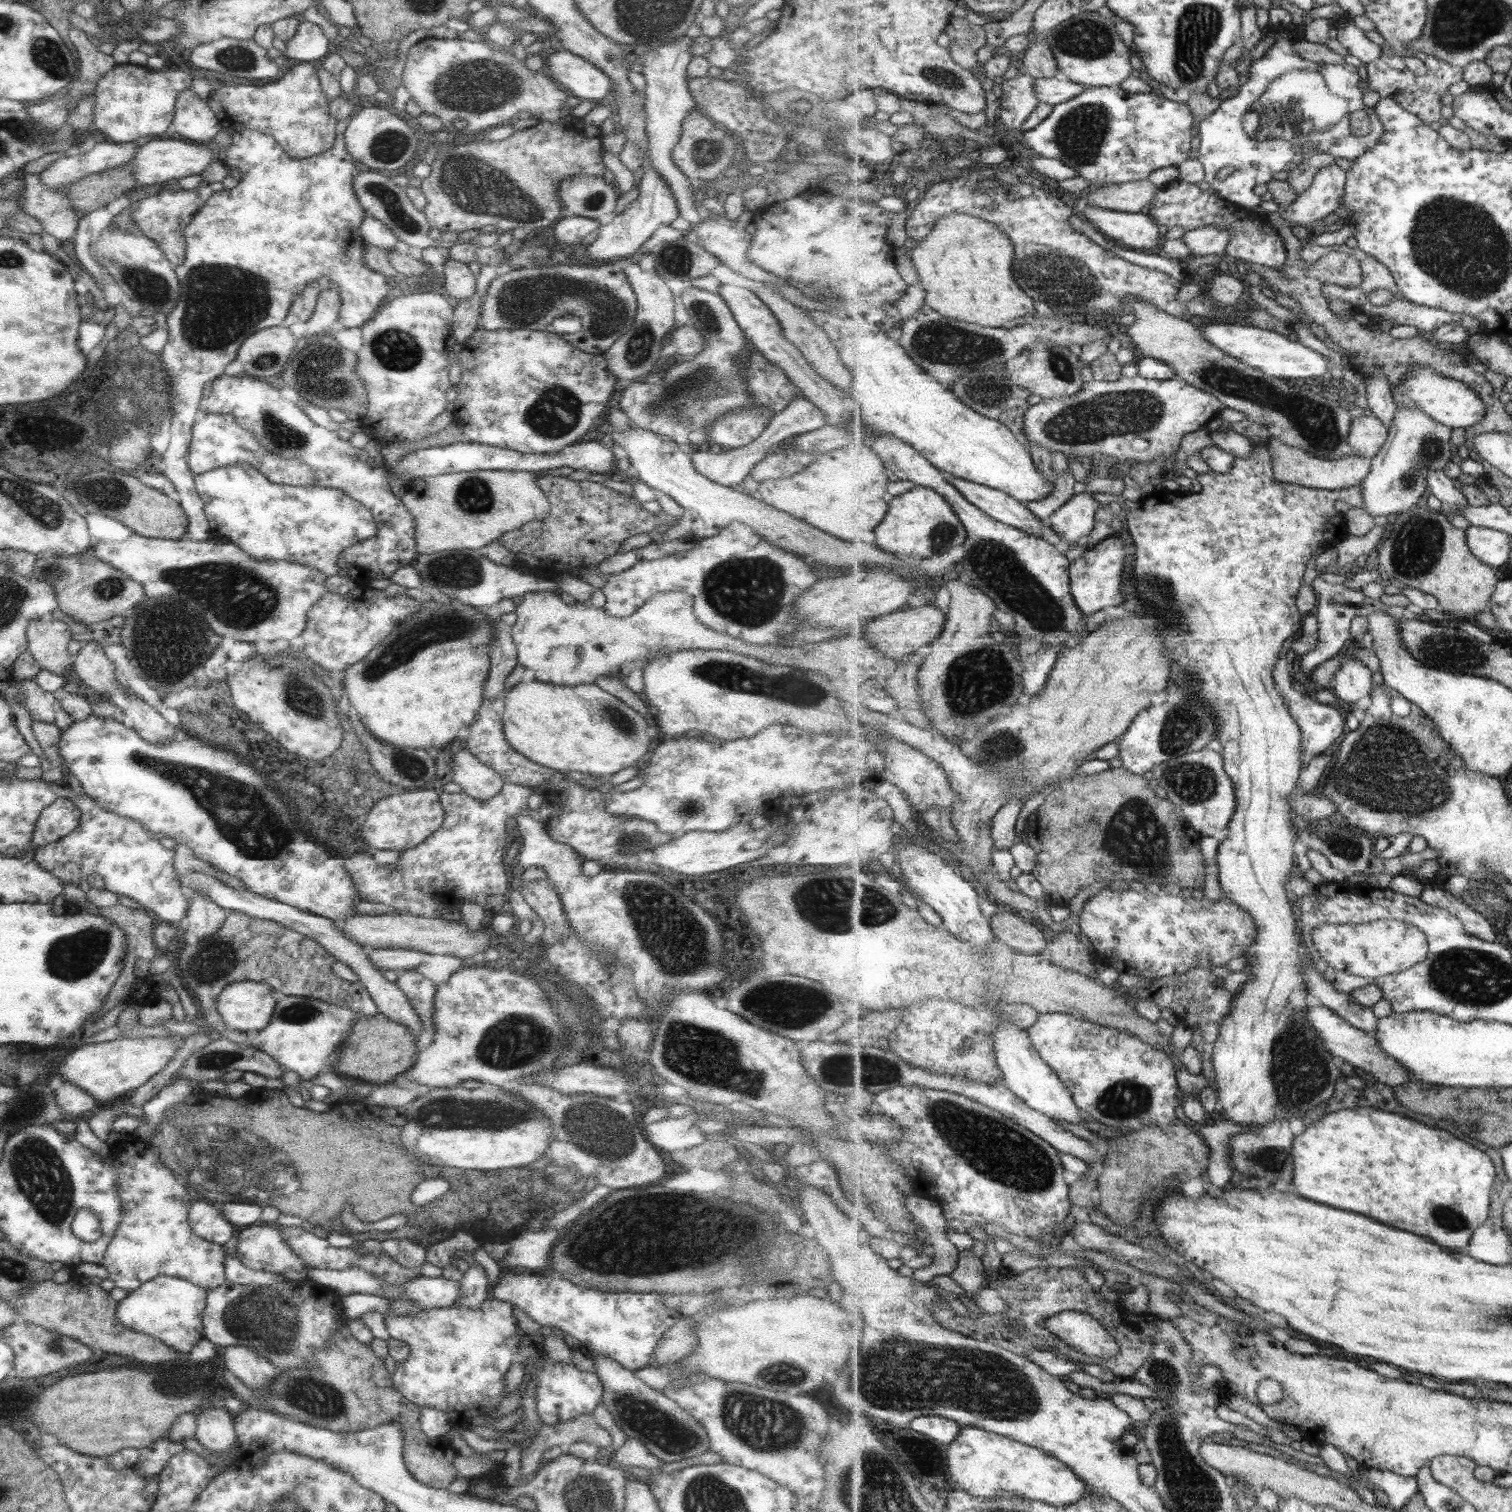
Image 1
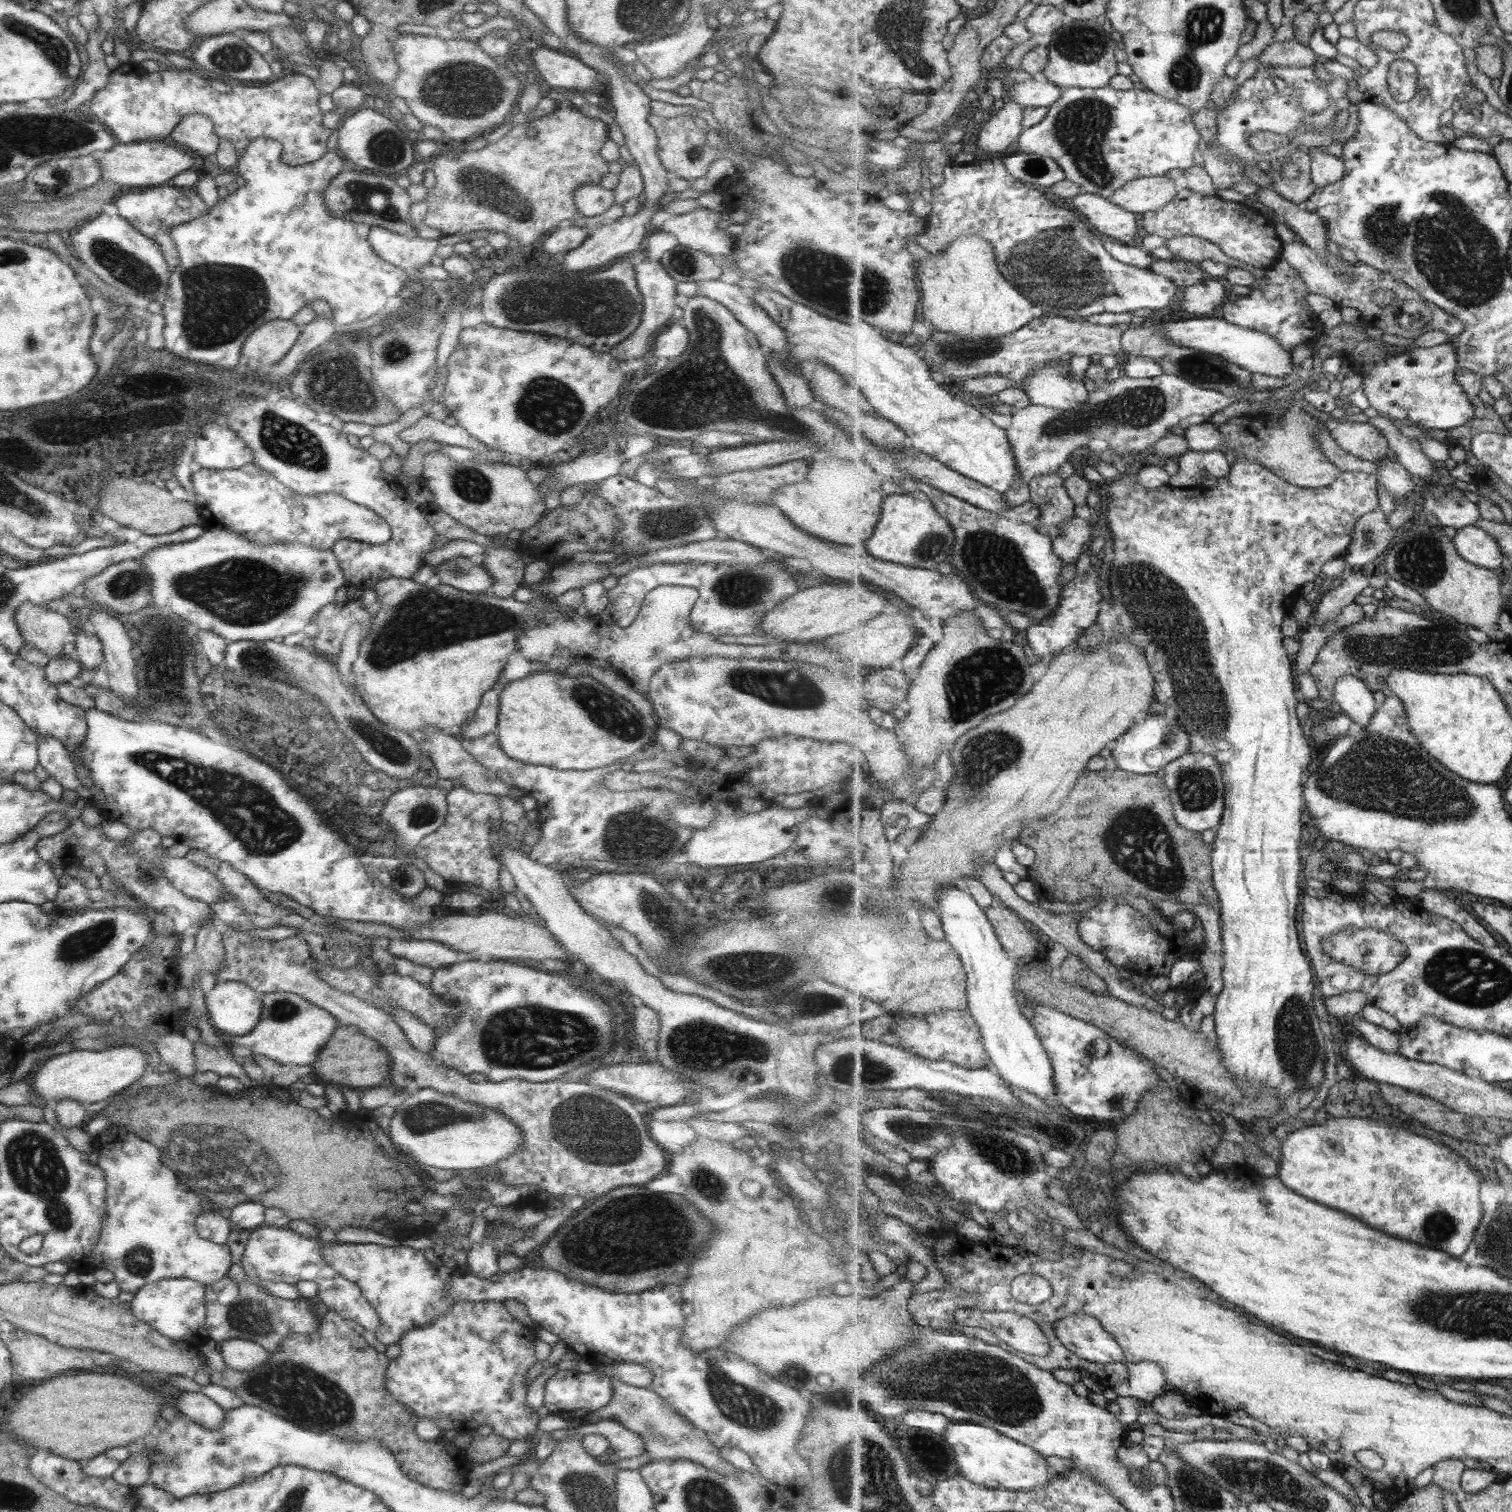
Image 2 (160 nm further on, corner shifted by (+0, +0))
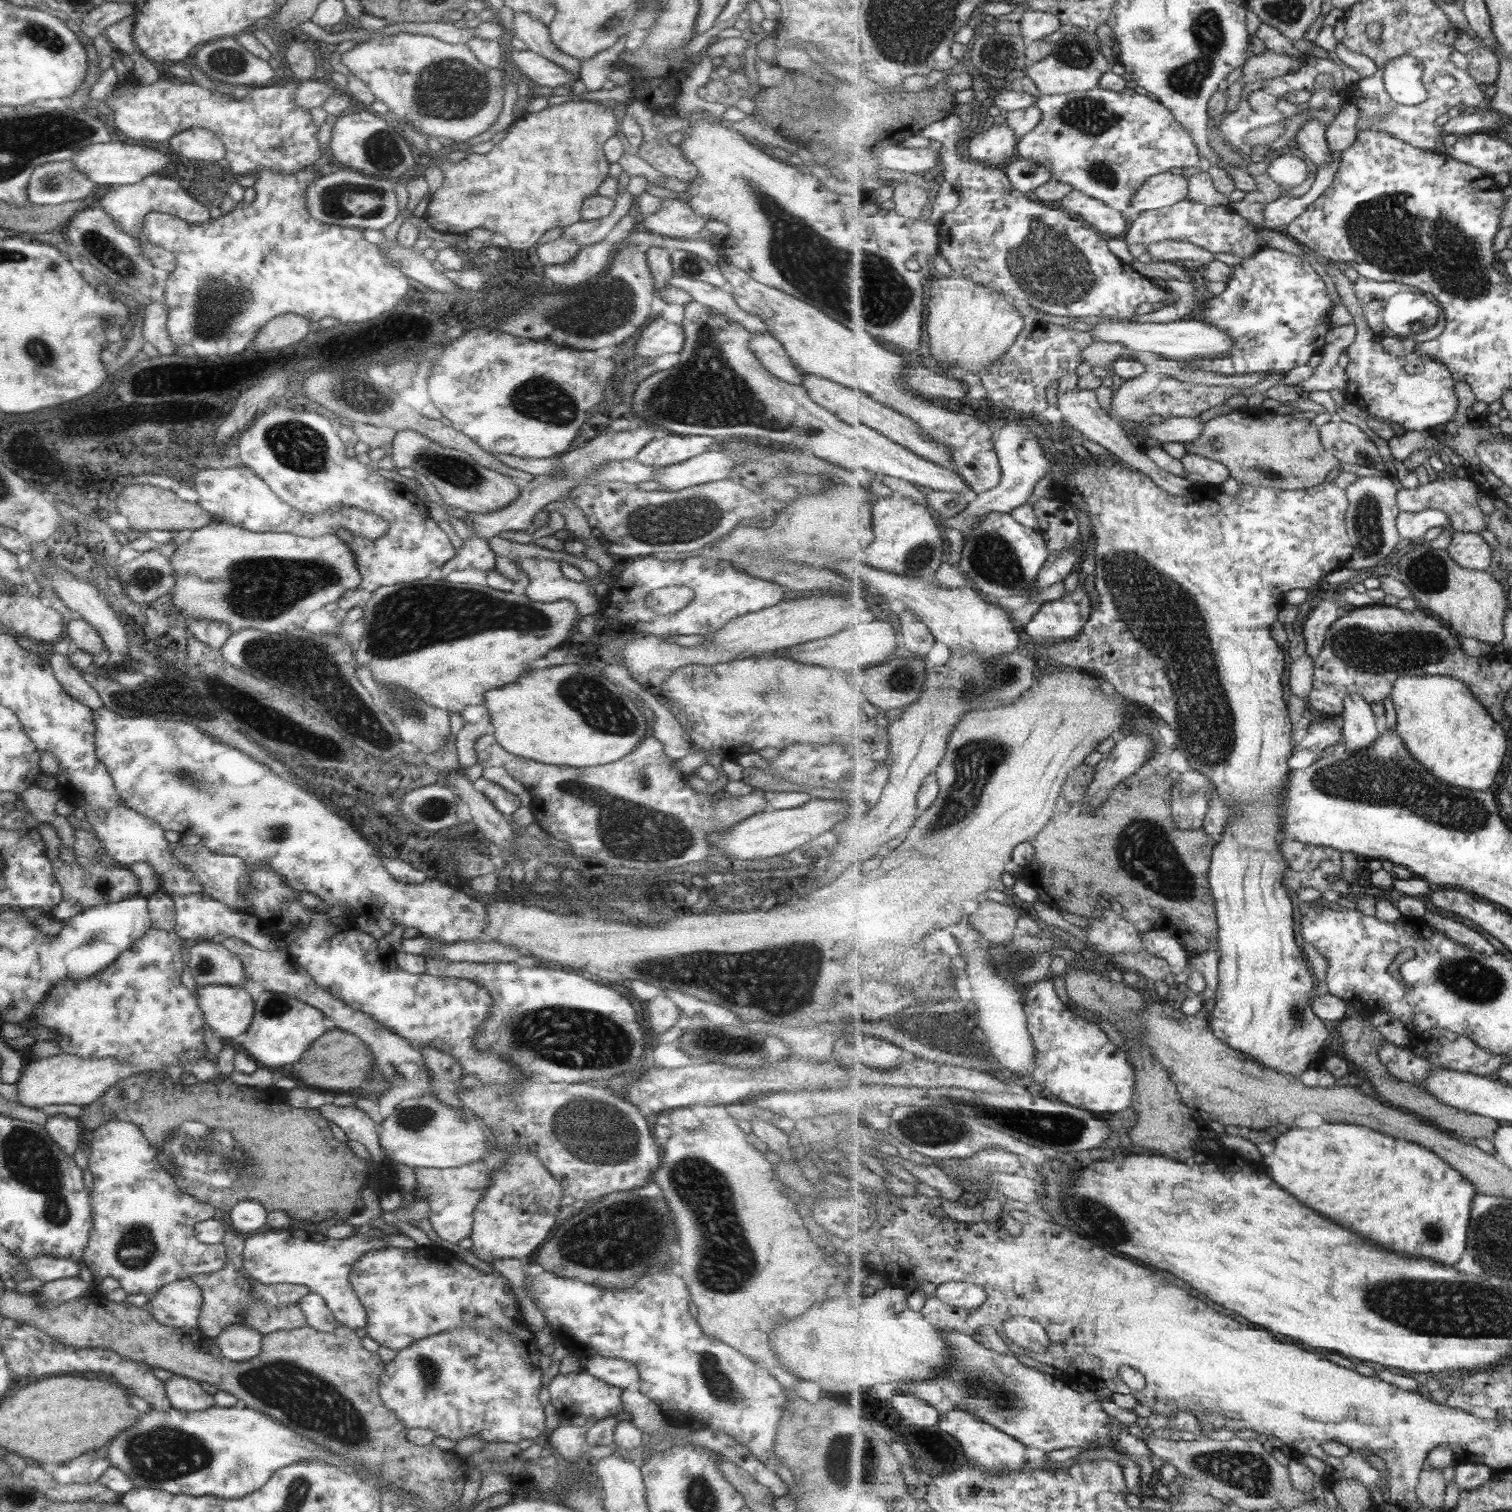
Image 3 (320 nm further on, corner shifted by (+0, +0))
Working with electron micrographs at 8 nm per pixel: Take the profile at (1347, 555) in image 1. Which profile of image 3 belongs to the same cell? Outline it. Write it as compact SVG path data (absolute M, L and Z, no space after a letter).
M1463 474L1452 475L1448 478L1440 478L1420 487L1419 490L1409 491L1401 489L1397 494L1397 506L1400 512L1424 512L1425 510L1441 510L1449 515L1452 531L1481 532L1488 530L1488 516L1483 514L1477 494L1478 485L1471 477Z

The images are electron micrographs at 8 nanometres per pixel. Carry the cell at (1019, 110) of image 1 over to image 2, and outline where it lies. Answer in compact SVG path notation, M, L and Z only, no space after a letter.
M1011 100L997 111L989 120L982 122L976 141L978 150L975 152L959 151L955 160L959 163L973 163L979 152L987 152L992 156L1009 150L1024 133L1023 105Z

